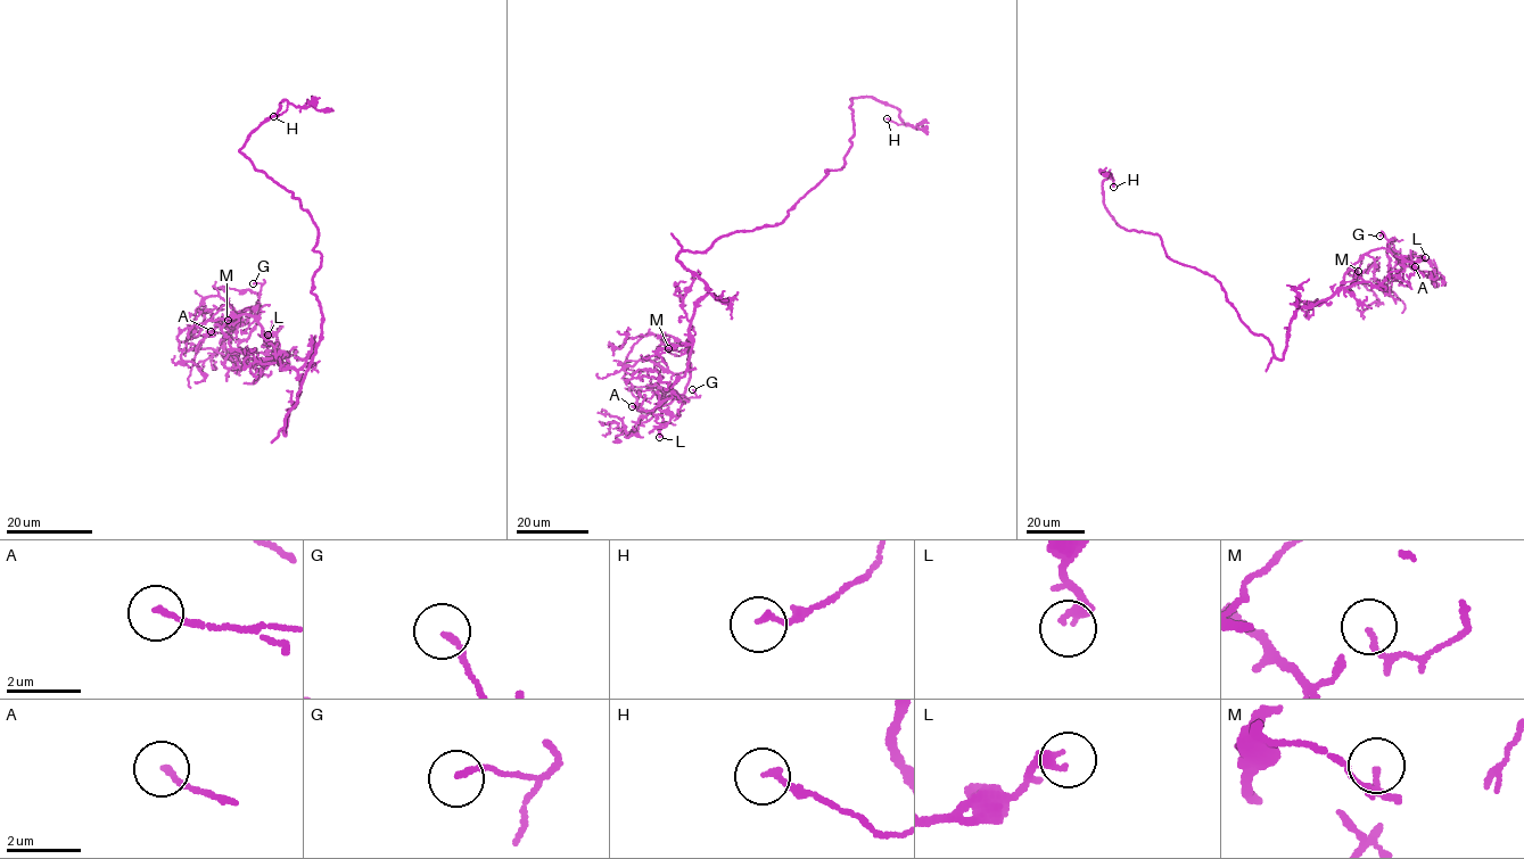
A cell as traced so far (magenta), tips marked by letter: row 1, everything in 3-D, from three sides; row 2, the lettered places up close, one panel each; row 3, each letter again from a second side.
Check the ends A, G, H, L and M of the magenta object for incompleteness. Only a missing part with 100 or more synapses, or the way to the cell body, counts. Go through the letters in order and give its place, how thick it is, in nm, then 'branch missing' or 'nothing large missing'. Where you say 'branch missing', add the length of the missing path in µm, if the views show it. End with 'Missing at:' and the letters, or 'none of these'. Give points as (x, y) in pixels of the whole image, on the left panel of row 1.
A: place (211, 331); calibre 130 nm; nothing large missing
G: place (253, 283); calibre 130 nm; nothing large missing
H: place (273, 116); calibre 150 nm; nothing large missing
L: place (268, 335); calibre 300 nm; nothing large missing
M: place (228, 320); calibre 100 nm; nothing large missing
Missing at: none of these

